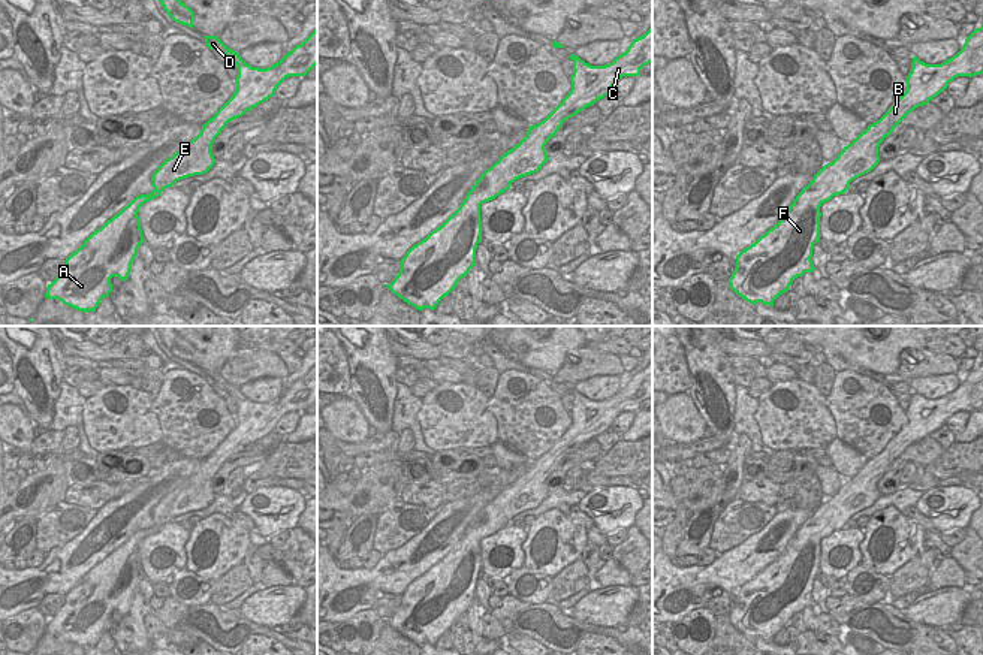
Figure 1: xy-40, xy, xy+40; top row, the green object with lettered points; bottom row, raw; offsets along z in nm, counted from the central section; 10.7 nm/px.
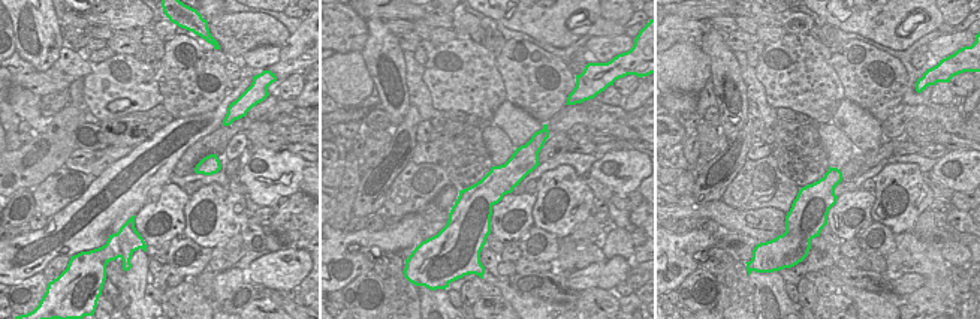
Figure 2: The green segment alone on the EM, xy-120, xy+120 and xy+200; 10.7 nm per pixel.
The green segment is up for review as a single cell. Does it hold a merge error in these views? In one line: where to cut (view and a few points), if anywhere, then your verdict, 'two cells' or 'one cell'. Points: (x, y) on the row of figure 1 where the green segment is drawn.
no cut; one cell

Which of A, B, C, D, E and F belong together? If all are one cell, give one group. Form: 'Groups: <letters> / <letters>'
Groups: A B C D E F.

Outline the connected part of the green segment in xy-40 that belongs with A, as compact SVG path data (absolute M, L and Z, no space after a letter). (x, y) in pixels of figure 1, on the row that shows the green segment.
M317 30L266 69L247 64L239 52L229 49L218 36L203 37L211 51L218 51L236 64L236 91L202 126L196 138L159 166L151 176L151 193L136 196L66 259L63 272L48 284L45 298L58 299L78 311L96 311L100 301L112 292L111 278L127 280L138 248L145 242L139 208L177 181L206 173L215 163L211 147L229 121L275 96L277 87L286 78L305 76L317 64Z

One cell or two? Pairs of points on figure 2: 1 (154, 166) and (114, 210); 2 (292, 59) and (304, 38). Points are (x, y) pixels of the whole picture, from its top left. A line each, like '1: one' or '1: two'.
1: one
2: one

